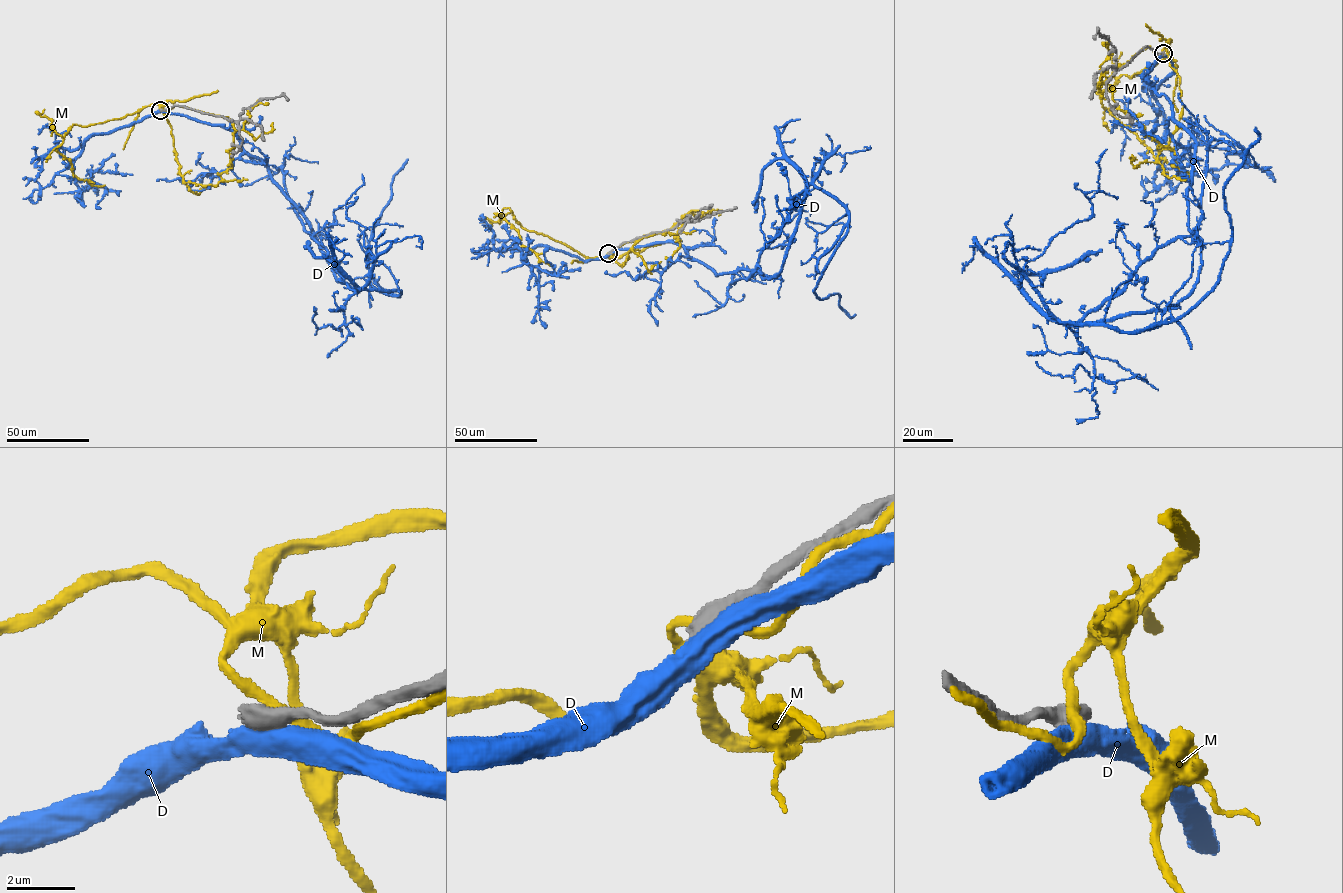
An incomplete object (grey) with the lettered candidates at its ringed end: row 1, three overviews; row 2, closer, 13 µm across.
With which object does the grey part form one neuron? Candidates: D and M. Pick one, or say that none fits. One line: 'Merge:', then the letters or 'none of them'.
Merge: none of them

